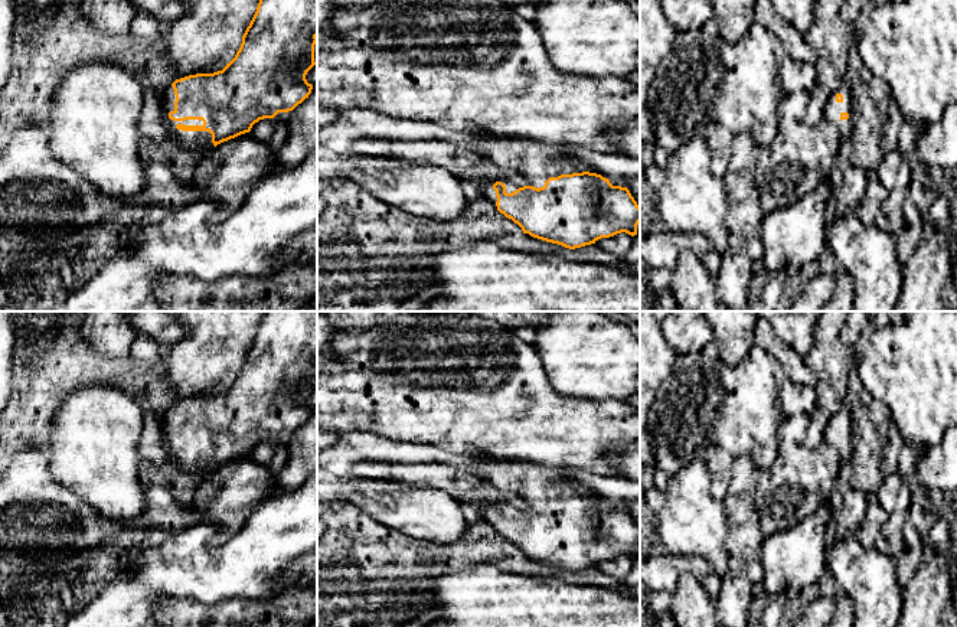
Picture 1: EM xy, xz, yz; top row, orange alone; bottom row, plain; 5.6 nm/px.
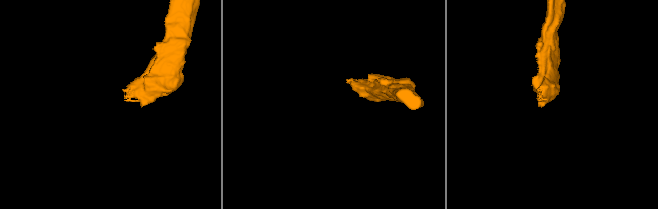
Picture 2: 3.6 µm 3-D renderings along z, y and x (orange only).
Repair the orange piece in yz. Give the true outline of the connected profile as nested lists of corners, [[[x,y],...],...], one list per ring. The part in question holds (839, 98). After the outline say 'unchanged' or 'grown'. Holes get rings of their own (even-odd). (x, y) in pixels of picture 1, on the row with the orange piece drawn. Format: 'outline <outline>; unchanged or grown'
outline [[[843,84],[827,99],[822,120],[813,127],[806,123],[810,92],[810,89],[801,89],[785,94],[777,110],[777,134],[771,146],[761,148],[757,157],[755,183],[765,215],[788,206],[801,195],[817,187],[823,179],[830,179],[836,156],[846,151],[843,141],[853,131],[850,86]]]; grown

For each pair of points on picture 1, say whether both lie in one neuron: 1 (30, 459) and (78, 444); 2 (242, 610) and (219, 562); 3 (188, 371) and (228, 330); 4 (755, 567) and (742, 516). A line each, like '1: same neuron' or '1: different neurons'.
1: different neurons
2: different neurons
3: same neuron
4: same neuron

